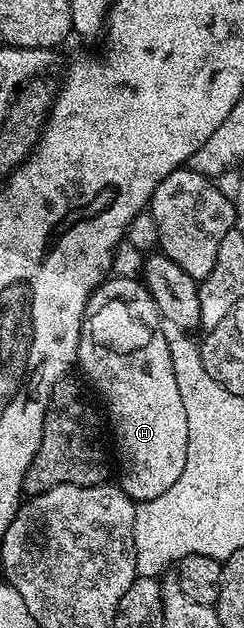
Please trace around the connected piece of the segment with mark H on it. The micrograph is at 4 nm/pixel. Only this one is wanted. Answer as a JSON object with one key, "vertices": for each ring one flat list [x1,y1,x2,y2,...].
{"vertices":[[108,277,107,281,102,282,87,297,87,307,84,310,81,334,79,336,77,366,78,369,83,369,84,376,95,385,96,392,103,397,103,402,107,405,107,418,111,421,111,430,115,433,115,446,119,449,119,479,117,479,117,485,136,504,153,500,157,496,161,496,161,492,165,492,168,488,173,488,173,483,177,481,177,476,181,476,181,468,185,468,185,456,189,448,189,424,185,420,185,404,181,404,181,392,177,392,177,376,173,376,173,360,169,360,169,348,172,343,163,335,163,329,165,329,165,326,159,317,159,310,155,306,153,296,143,285,142,281,137,278]]}

